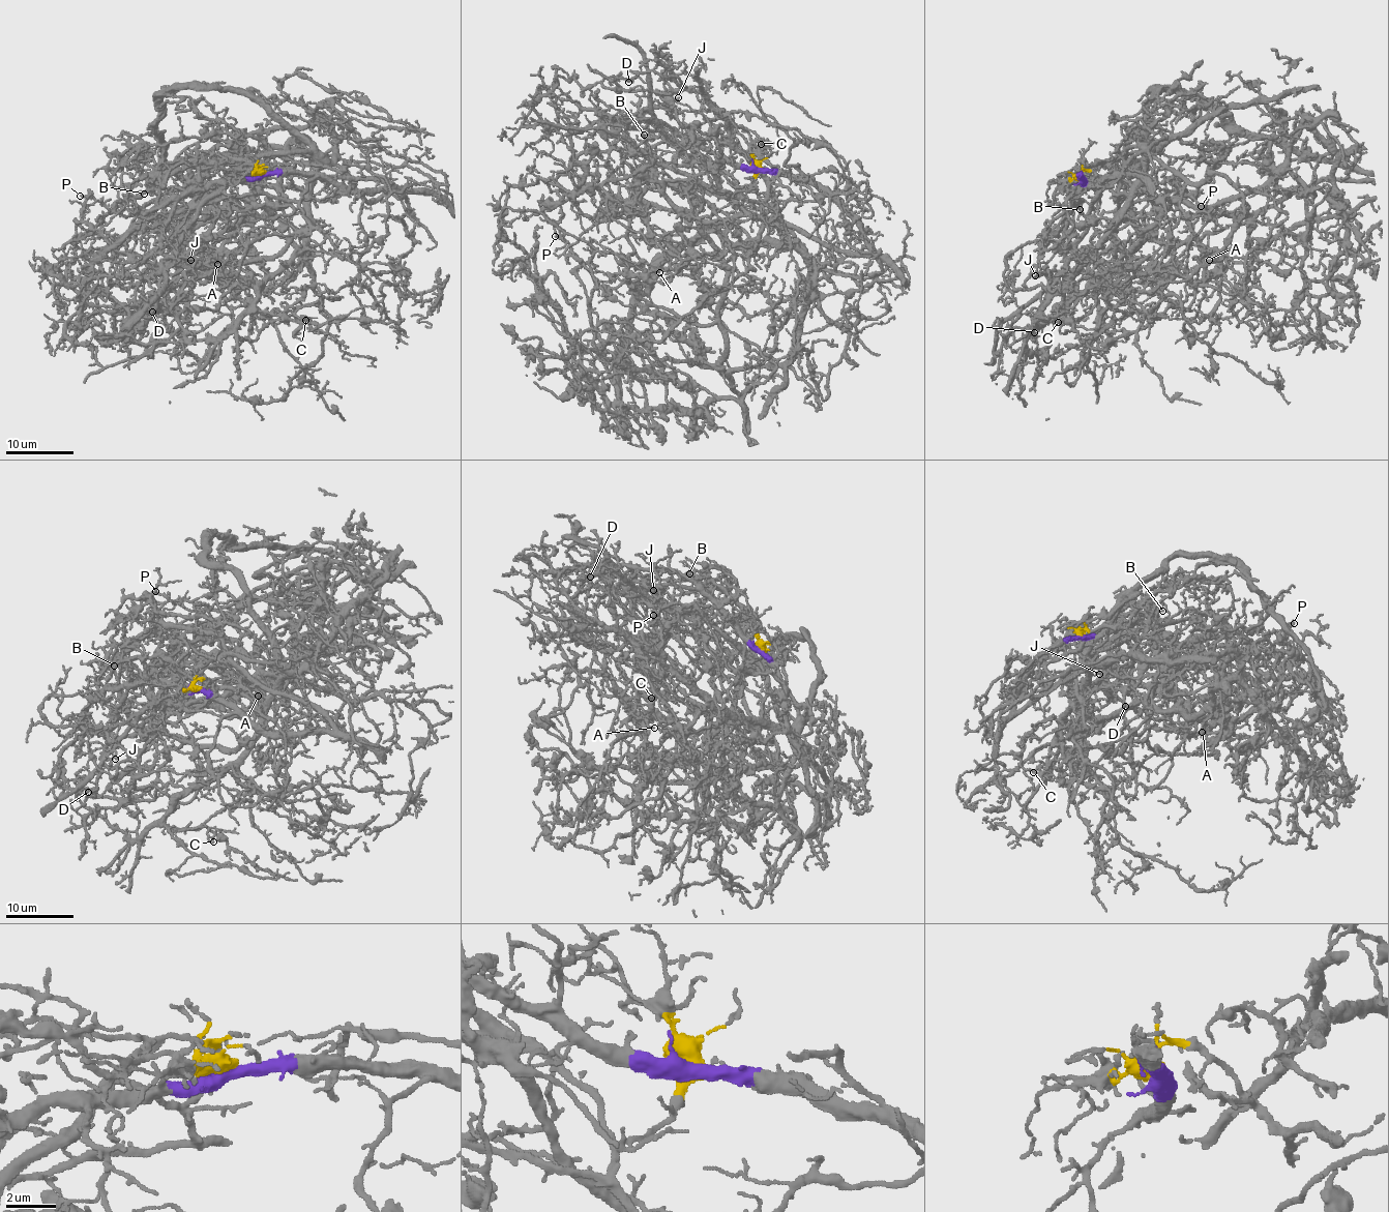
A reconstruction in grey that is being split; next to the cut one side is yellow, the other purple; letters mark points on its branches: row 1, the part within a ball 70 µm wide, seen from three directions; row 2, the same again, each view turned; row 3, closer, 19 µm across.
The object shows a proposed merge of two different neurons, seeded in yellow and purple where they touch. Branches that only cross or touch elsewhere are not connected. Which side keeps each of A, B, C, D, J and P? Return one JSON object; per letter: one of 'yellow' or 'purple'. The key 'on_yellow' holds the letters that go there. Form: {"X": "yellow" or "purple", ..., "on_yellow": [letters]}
{"A": "yellow", "B": "purple", "C": "yellow", "D": "yellow", "J": "purple", "P": "yellow", "on_yellow": ["A", "C", "D", "P"]}

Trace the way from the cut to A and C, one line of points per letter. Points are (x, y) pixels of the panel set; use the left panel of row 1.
A: (263, 173), (257, 169), (252, 191), (168, 216), (163, 234), (176, 238), (178, 261), (212, 275), (217, 263)
C: (263, 173), (256, 191), (304, 205), (307, 220), (300, 252), (267, 277), (256, 305), (305, 319)

